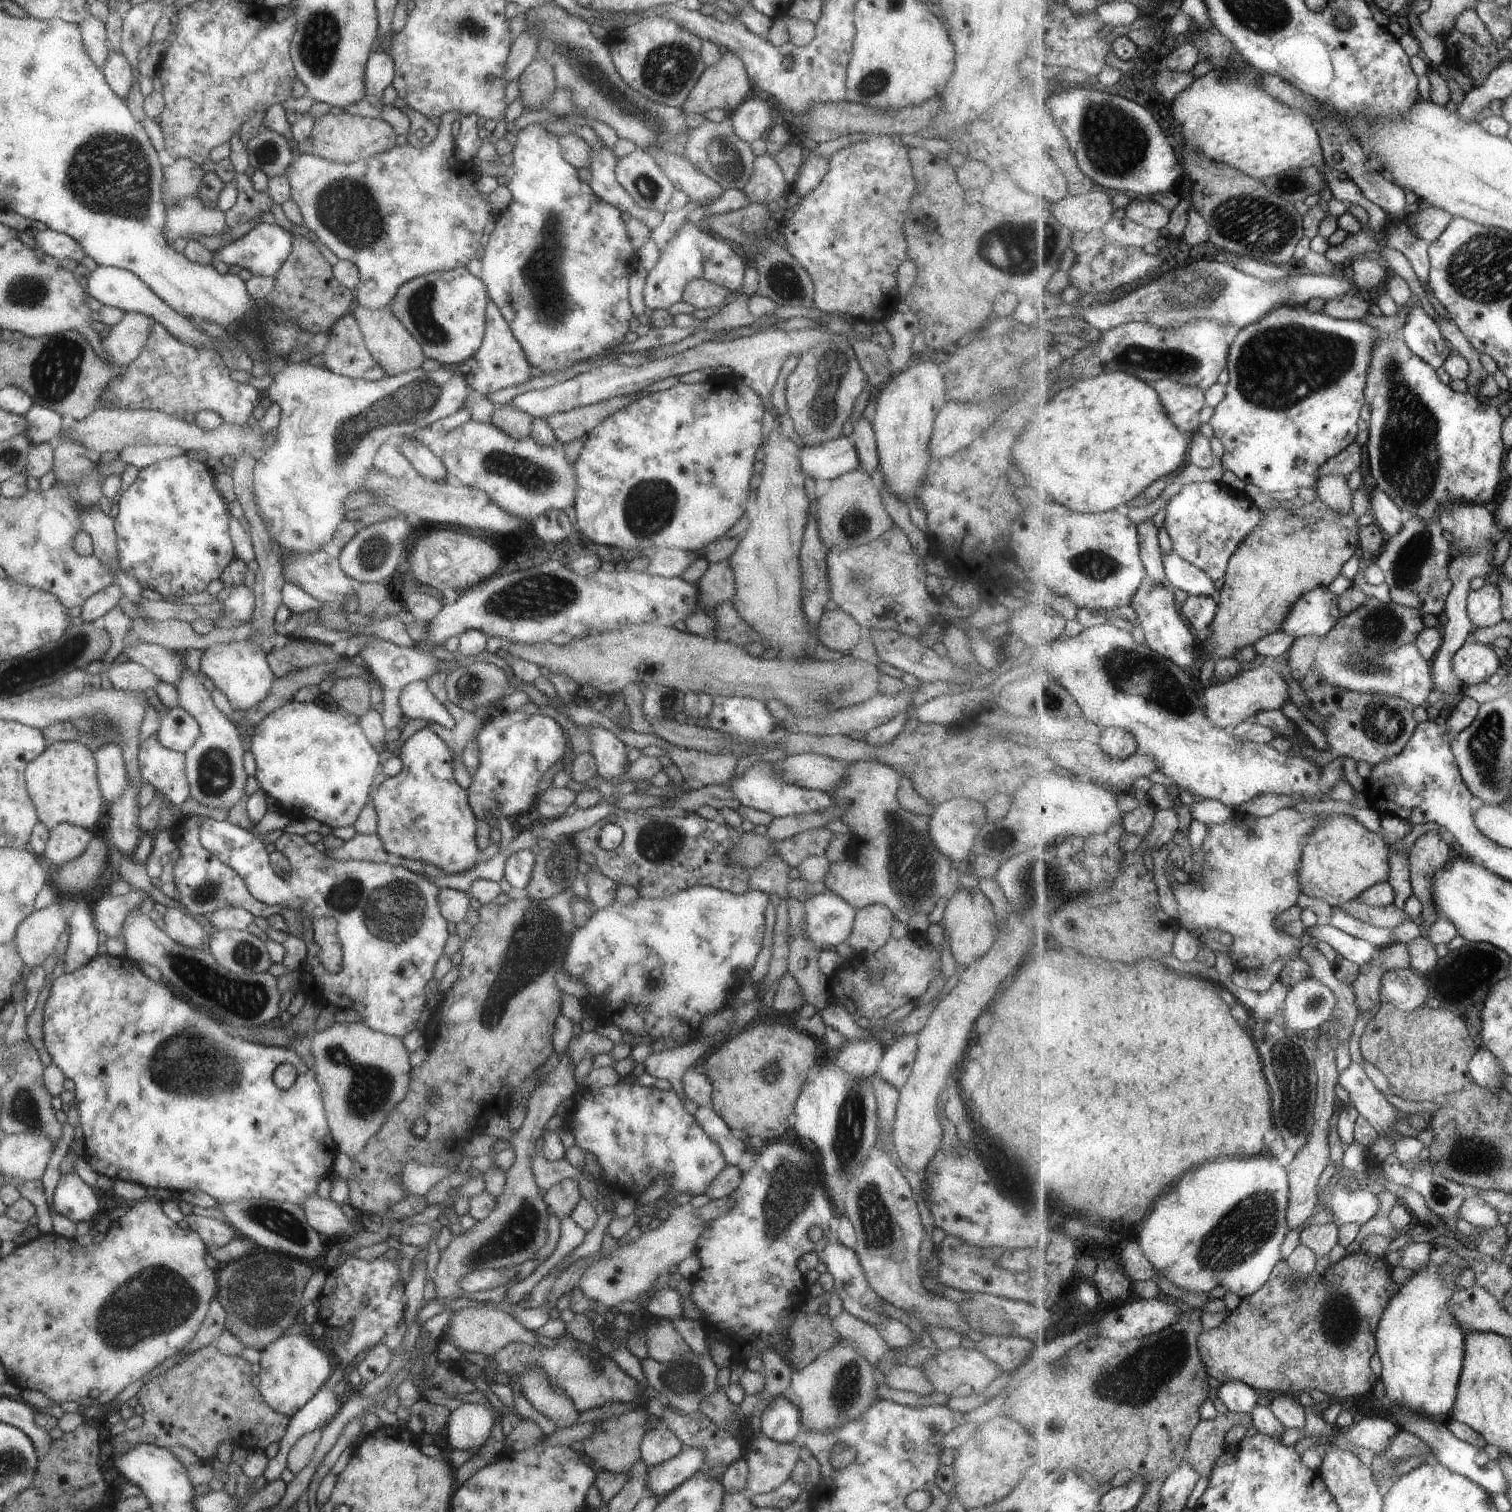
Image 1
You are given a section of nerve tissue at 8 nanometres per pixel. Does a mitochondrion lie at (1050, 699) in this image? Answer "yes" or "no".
yes

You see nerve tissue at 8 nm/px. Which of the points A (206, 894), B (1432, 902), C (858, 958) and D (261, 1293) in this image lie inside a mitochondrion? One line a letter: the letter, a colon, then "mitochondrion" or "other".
A: mitochondrion
B: other
C: other
D: mitochondrion

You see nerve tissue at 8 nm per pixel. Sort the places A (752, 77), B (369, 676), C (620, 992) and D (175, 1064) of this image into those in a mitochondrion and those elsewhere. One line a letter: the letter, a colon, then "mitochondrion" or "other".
A: other
B: other
C: other
D: mitochondrion

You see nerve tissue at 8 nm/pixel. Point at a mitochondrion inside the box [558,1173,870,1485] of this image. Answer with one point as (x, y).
(688, 1380)

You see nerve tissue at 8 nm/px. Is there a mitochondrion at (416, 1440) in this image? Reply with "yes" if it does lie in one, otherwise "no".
no

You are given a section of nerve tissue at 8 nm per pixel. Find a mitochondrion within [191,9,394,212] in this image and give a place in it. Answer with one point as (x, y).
(266, 152)

